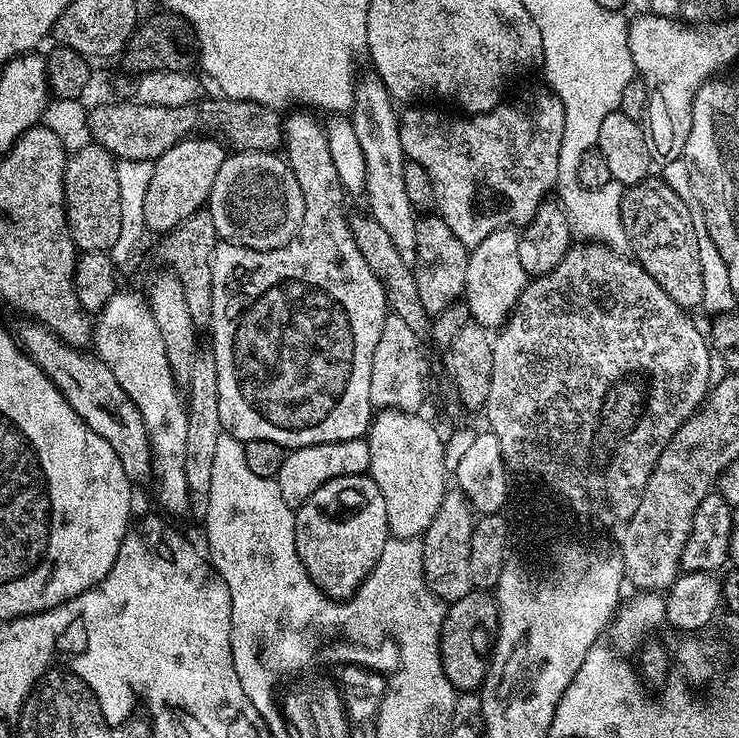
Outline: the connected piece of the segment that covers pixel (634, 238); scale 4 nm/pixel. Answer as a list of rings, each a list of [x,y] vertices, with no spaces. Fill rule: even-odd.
[[[649,175],[646,180],[639,180],[638,183],[624,188],[624,197],[620,203],[620,213],[622,214],[622,226],[628,235],[628,248],[631,255],[670,294],[670,298],[676,300],[676,305],[685,310],[692,310],[692,307],[703,305],[702,298],[702,262],[698,258],[700,249],[700,239],[698,234],[694,234],[694,226],[690,222],[690,210],[686,210],[686,202],[674,192],[661,179],[659,175]]]

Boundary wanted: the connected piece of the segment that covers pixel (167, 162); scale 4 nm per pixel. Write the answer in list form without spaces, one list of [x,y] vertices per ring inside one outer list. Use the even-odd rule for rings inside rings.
[[[189,138],[170,146],[154,162],[154,174],[150,181],[150,188],[146,195],[145,204],[145,226],[148,230],[157,234],[163,234],[176,228],[186,218],[190,218],[195,212],[201,211],[207,205],[210,186],[214,186],[214,178],[218,174],[218,169],[222,167],[222,162],[226,155],[226,148],[219,139],[216,138]]]

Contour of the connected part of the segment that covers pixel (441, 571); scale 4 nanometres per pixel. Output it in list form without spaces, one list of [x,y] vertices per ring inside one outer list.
[[[459,490],[445,491],[442,506],[438,506],[436,521],[424,532],[424,577],[428,589],[445,602],[462,598],[473,591],[470,578],[470,534],[474,534],[477,517],[474,509]]]

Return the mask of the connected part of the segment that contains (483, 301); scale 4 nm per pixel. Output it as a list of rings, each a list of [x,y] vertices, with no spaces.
[[[511,227],[499,228],[490,234],[490,238],[482,238],[482,242],[478,242],[478,246],[468,253],[466,286],[462,299],[468,305],[472,320],[483,328],[496,330],[503,325],[530,279],[518,258],[519,241],[519,235]]]

